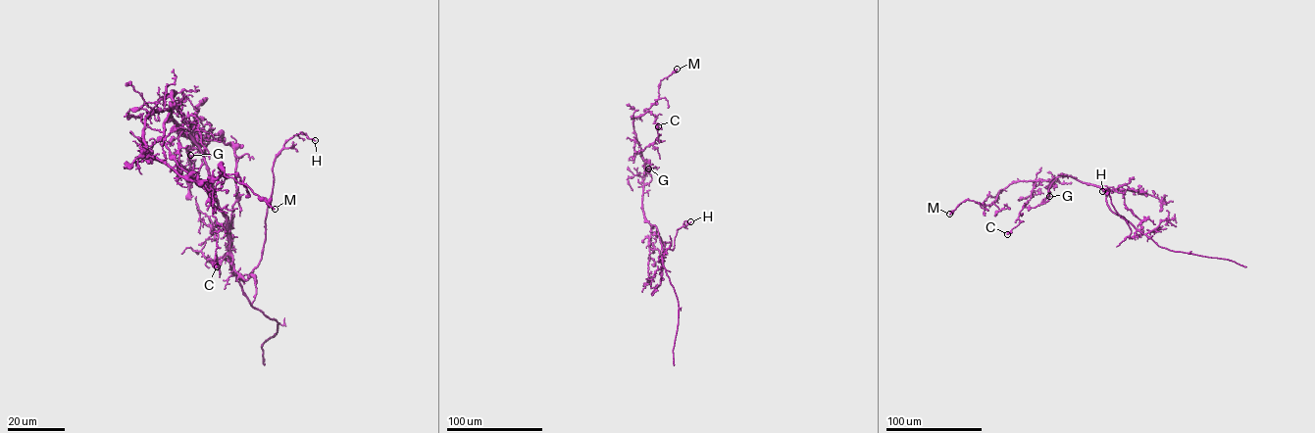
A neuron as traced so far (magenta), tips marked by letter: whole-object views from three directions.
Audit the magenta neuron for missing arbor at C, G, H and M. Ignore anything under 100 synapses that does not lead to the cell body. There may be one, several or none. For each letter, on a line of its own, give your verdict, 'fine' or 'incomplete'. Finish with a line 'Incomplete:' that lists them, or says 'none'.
C: fine
G: fine
H: fine
M: fine
Incomplete: none

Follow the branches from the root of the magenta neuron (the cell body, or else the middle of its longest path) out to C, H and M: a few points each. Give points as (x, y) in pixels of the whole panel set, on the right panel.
C: (1096, 186), (1062, 174), (1052, 181), (1037, 180), (1019, 214), (1020, 222), (1007, 234)
H: (1096, 186), (1105, 193), (1108, 208), (1136, 228), (1134, 235), (1130, 238), (1129, 225), (1102, 191)
M: (1096, 186), (1062, 174), (1052, 181), (1015, 181), (990, 204), (965, 200), (949, 214)

